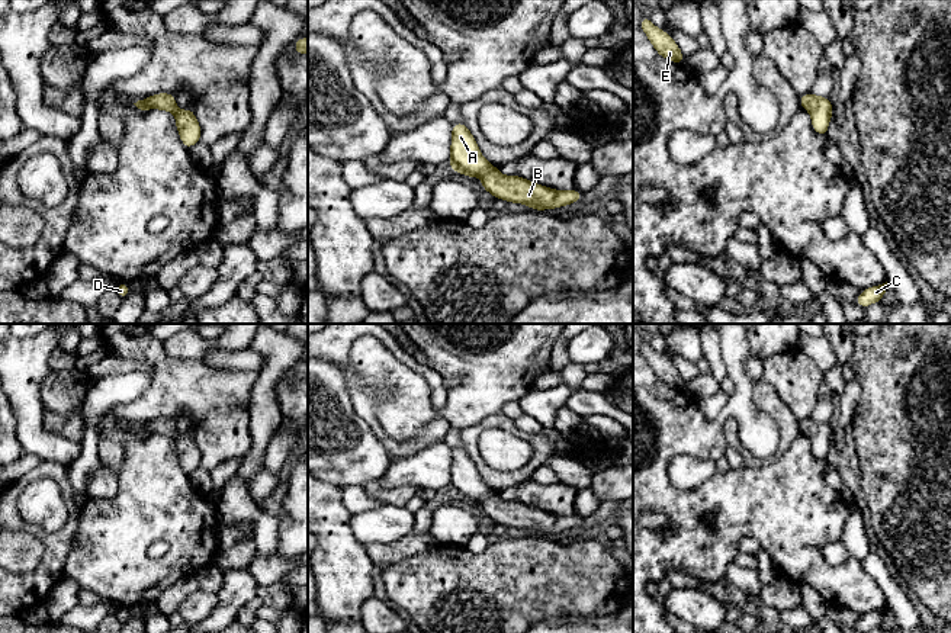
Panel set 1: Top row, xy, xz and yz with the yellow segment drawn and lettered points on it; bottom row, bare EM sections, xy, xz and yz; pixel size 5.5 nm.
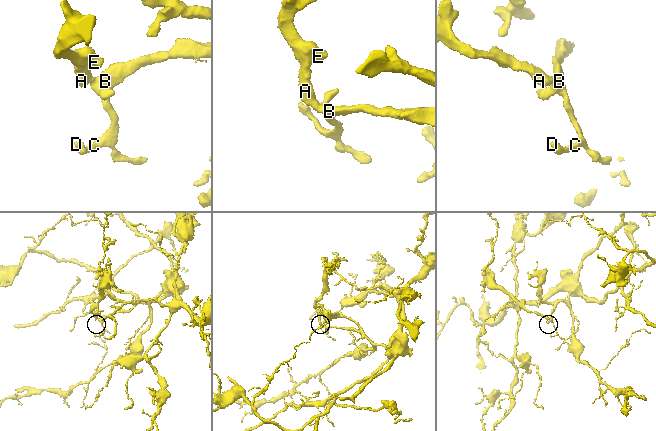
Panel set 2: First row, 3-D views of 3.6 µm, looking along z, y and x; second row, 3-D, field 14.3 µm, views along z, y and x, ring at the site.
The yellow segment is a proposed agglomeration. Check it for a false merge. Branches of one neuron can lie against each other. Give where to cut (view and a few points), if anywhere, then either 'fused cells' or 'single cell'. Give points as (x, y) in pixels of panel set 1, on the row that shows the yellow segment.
no cut | single cell

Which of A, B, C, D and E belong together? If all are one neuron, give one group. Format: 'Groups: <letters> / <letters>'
Groups: A B C D E

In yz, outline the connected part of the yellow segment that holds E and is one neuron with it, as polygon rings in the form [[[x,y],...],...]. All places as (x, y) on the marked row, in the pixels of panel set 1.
[[[645,16],[640,20],[640,29],[645,32],[655,51],[665,60],[675,64],[684,64],[684,54],[669,33],[656,28],[652,19]]]

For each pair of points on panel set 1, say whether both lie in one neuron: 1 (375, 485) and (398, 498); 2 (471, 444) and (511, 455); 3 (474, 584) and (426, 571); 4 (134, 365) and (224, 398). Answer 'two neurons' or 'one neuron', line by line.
1: one neuron
2: two neurons
3: one neuron
4: two neurons

